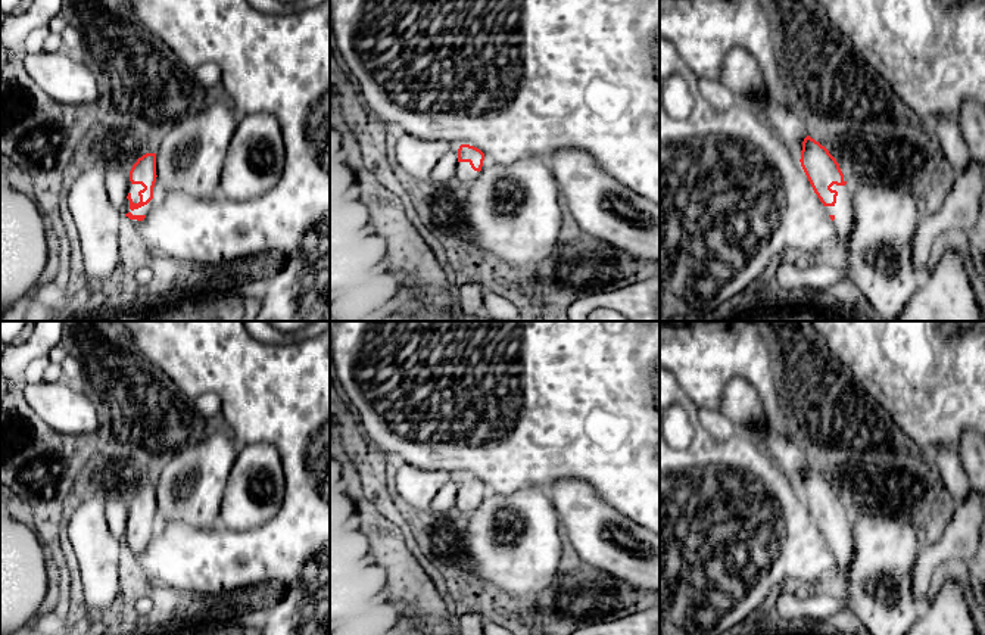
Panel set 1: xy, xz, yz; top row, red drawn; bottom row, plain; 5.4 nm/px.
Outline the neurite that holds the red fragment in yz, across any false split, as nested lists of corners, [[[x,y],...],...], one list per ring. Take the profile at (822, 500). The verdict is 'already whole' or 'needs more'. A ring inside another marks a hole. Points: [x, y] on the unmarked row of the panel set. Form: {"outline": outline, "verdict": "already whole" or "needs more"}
{"outline": [[[807,466],[802,471],[801,497],[836,561],[835,580],[850,569],[854,558],[851,514],[829,480]]], "verdict": "needs more"}

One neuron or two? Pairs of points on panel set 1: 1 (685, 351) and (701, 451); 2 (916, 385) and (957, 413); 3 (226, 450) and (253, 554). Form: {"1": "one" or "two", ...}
{"1": "two", "2": "one", "3": "two"}

